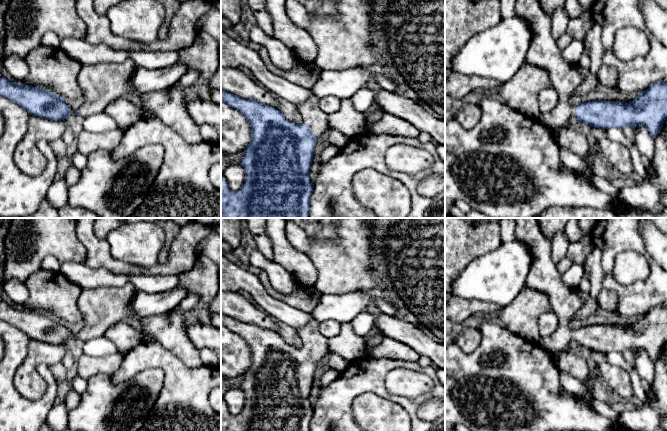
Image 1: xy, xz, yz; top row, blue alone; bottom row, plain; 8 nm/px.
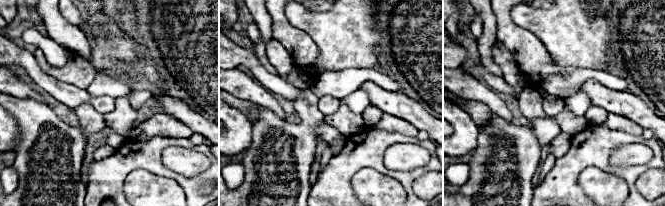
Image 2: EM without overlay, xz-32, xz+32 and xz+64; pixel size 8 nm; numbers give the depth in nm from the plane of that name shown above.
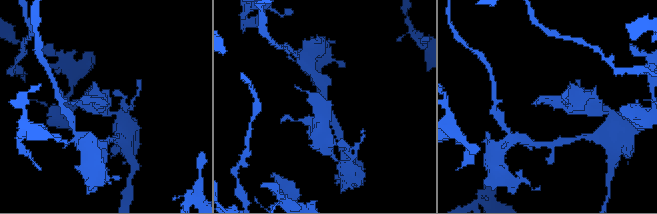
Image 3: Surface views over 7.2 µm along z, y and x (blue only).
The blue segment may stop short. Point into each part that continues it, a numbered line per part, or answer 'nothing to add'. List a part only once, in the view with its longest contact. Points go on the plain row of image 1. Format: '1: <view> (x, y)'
1: xz (312, 338)

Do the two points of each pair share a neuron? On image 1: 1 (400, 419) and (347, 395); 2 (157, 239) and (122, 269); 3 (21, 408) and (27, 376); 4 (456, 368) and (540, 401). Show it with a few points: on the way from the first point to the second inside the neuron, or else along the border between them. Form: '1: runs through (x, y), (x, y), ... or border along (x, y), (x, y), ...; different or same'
1: border along (377, 394), (363, 392), (354, 399), (354, 420); different
2: border along (109, 249), (109, 252), (115, 258), (149, 267); different
3: border along (14, 374), (22, 395), (45, 392); different
4: runs through (477, 372), (502, 375), (519, 384); same

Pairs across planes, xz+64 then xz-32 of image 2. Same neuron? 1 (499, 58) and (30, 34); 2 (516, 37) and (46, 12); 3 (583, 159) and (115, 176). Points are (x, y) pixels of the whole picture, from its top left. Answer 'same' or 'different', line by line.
1: same
2: same
3: same

